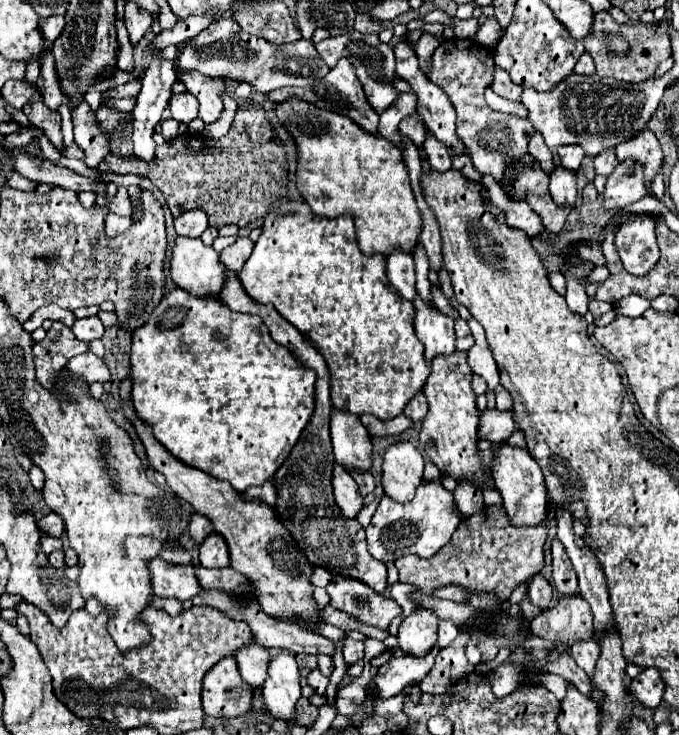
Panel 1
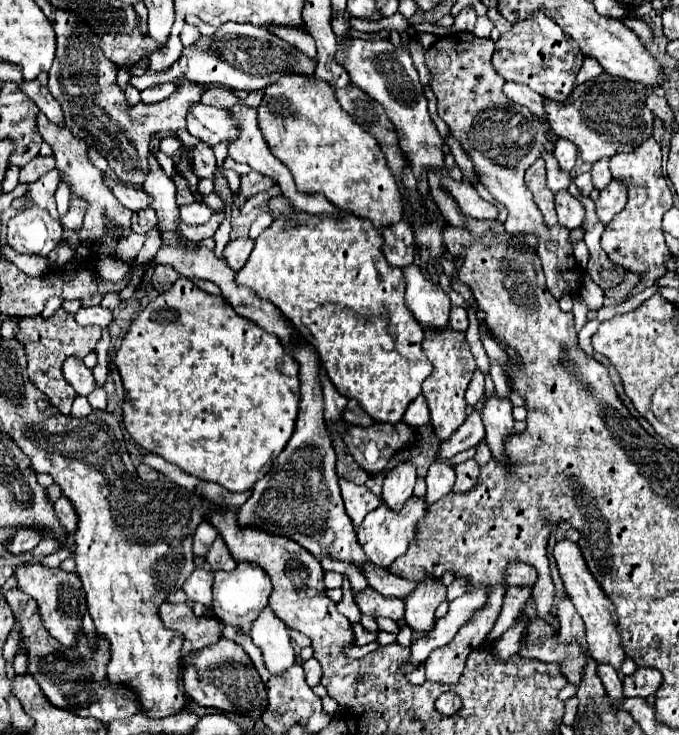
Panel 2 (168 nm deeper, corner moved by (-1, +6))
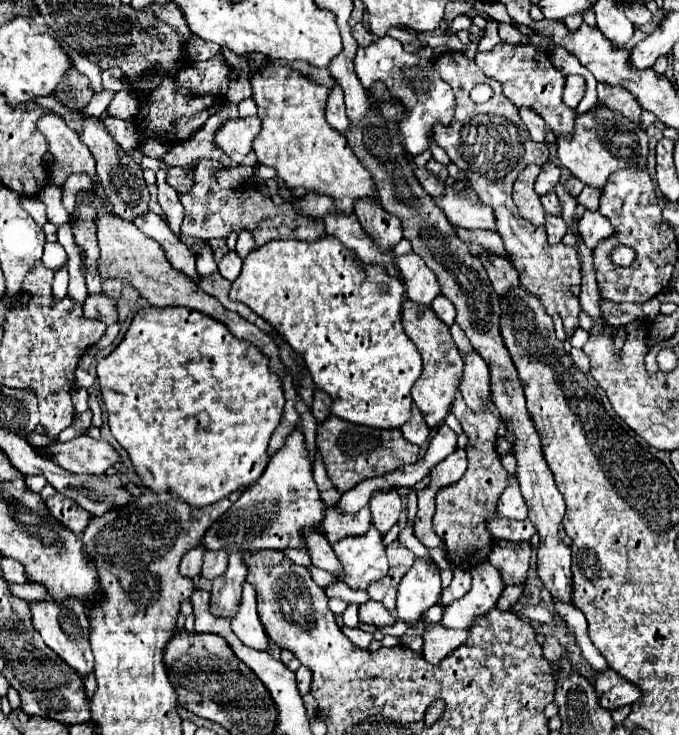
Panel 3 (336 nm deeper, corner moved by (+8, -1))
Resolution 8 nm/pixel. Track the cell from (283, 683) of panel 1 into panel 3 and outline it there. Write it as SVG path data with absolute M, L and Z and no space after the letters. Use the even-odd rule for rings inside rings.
M249 583L243 585L243 599L241 599L237 615L231 619L231 627L233 627L235 635L251 649L269 651L271 639L269 639L269 635L259 619L255 591L249 587Z

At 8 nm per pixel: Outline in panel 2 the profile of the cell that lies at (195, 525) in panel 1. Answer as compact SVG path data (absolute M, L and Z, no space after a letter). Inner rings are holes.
M204 520L204 524L200 524L200 528L194 534L194 548L192 548L194 556L206 556L216 536L218 536L218 530L208 520Z

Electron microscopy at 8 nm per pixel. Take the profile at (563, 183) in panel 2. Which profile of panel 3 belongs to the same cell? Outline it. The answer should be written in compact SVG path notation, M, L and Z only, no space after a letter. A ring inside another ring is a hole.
M555 191L545 193L545 195L541 197L541 203L543 203L543 207L545 207L547 213L551 213L551 215L561 215L561 211L559 211L559 199L557 199Z

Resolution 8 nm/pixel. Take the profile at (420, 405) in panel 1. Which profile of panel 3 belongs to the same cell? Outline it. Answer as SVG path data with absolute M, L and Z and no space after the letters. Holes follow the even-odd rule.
M417 407L411 409L411 419L401 427L401 431L403 431L403 437L415 445L421 445L427 441L429 427L427 427L427 423Z

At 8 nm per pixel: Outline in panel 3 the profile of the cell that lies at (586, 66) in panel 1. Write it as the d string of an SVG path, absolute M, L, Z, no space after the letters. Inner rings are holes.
M569 75L567 77L567 87L563 91L563 103L567 103L571 109L577 107L577 103L585 95L585 79L581 75Z

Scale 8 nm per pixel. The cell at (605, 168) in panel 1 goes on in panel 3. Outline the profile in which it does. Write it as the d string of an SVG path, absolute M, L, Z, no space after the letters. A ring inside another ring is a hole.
M585 185L583 191L581 191L581 195L577 197L577 201L581 205L585 205L589 211L595 211L599 207L599 197L601 197L601 189L595 189L595 187Z

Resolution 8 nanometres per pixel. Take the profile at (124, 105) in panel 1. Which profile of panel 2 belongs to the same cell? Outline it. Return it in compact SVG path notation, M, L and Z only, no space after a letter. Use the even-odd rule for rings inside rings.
M172 82L158 84L140 92L141 101L144 103L160 102L170 97L175 91L176 85Z

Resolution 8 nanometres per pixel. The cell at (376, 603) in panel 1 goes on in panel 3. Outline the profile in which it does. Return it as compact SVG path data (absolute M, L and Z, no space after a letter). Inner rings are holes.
M369 599L367 603L359 605L359 621L373 623L377 627L387 627L395 623L395 617L383 607L383 603L375 603Z

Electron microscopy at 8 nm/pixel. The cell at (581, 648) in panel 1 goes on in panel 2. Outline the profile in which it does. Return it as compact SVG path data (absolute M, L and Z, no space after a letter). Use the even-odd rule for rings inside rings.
M598 664L598 676L602 678L604 682L604 688L606 688L606 696L610 700L610 704L614 708L618 708L618 702L620 702L620 694L622 694L622 682L616 674L616 670L608 664Z

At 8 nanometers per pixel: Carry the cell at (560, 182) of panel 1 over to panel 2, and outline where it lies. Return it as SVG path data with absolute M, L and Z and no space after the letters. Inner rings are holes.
M558 192L556 194L556 214L558 214L560 226L574 230L584 220L584 206L570 192Z

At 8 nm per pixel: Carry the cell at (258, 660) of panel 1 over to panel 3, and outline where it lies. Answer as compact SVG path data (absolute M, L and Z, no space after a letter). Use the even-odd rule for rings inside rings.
M231 553L227 571L213 579L209 611L215 617L231 619L237 613L241 593L243 593L243 583L247 581L247 573L249 571L247 571L247 565L243 563L241 553Z

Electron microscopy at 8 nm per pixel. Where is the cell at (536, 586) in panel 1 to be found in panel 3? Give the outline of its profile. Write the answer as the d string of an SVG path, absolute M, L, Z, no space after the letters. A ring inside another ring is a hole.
M499 543L495 551L491 551L489 561L501 573L505 585L525 585L529 571L531 543Z

